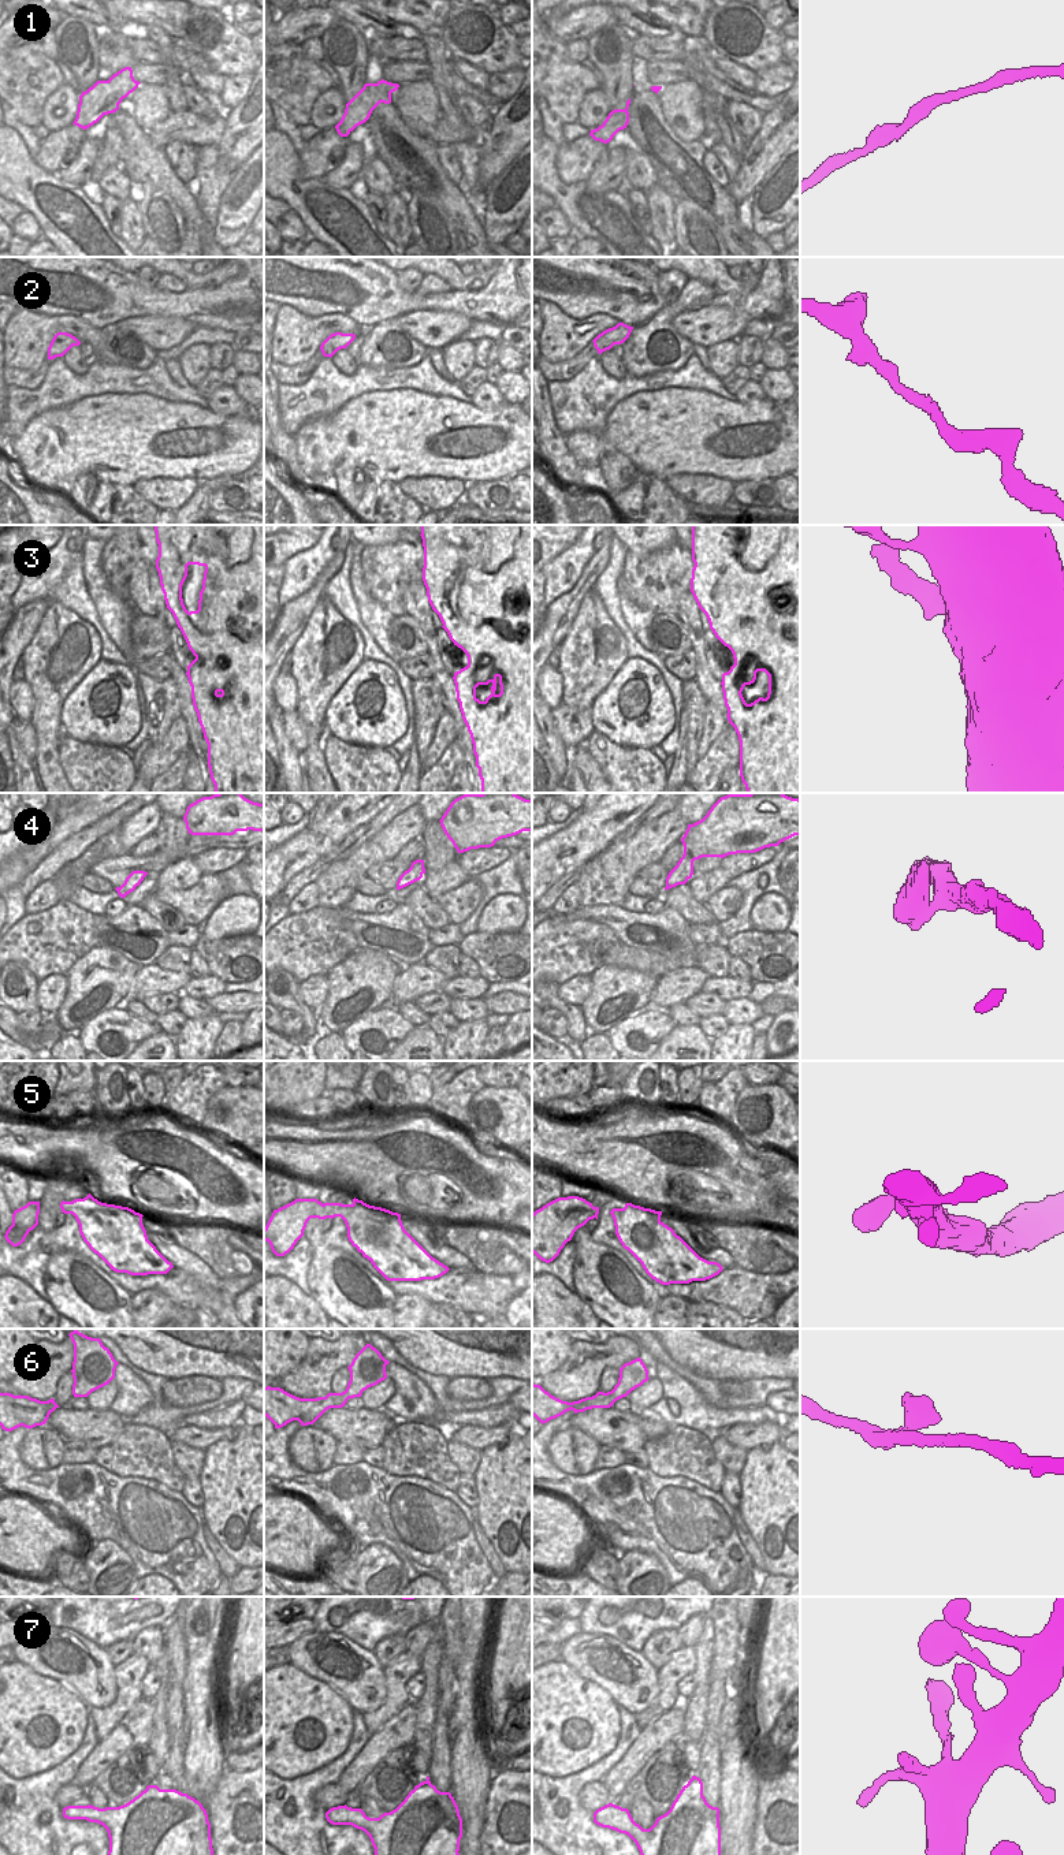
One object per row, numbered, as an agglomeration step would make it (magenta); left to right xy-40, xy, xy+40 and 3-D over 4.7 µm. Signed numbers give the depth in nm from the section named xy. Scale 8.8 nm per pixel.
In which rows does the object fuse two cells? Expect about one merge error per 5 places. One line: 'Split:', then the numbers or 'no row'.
Split: no row

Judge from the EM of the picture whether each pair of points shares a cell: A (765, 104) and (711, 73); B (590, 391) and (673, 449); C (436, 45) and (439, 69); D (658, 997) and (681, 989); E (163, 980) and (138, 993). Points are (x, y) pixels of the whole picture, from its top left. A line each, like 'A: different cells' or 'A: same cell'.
A: same cell
B: different cells
C: same cell
D: same cell
E: same cell

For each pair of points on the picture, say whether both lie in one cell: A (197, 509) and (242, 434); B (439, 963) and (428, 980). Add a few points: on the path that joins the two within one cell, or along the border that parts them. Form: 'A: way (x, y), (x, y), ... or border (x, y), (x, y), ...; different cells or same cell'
A: border (249, 468), (241, 473), (218, 475), (200, 481); different cells
B: border (423, 961), (449, 978); different cells

